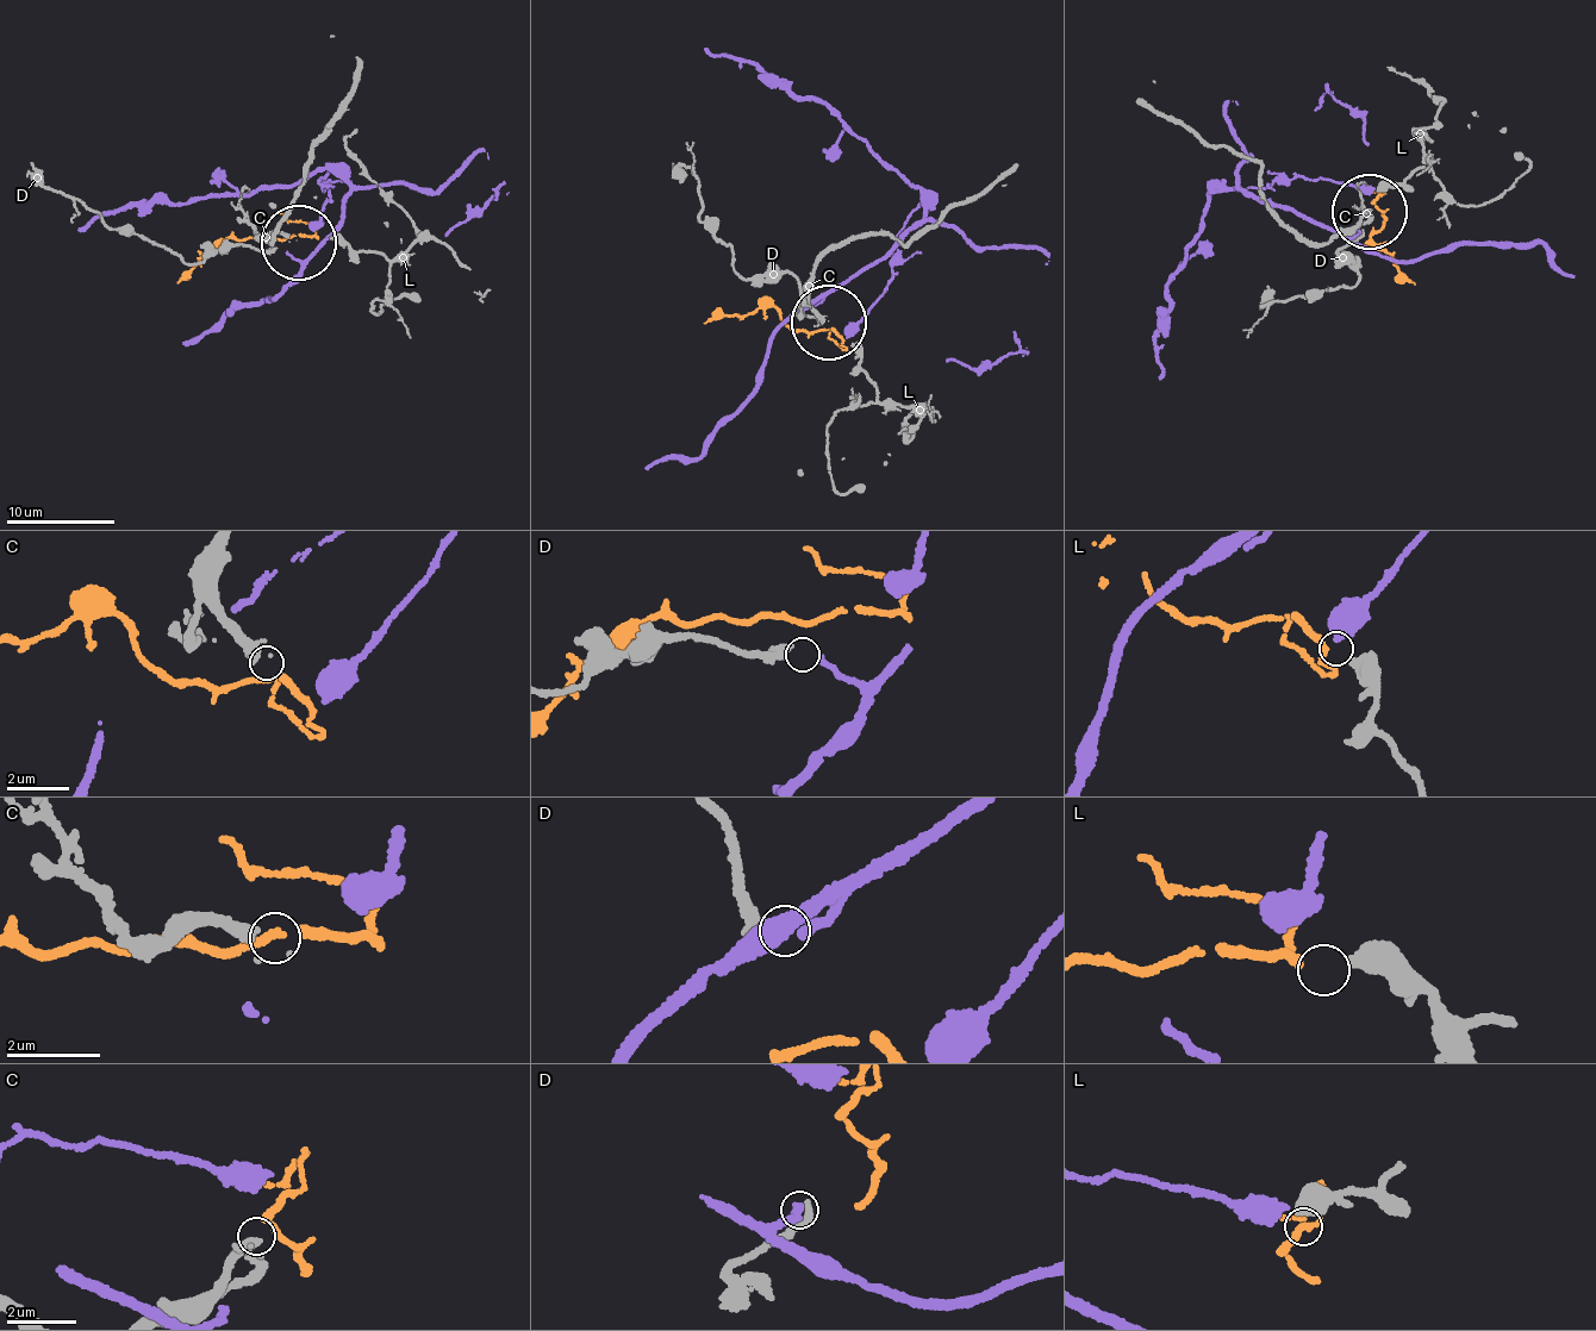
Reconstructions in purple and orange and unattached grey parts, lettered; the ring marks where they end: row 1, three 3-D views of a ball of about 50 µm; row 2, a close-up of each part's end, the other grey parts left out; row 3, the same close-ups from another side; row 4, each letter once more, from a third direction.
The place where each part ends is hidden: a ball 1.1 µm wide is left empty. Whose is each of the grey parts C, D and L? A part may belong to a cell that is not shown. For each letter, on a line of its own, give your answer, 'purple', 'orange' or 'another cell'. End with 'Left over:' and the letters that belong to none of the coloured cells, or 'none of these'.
C: another cell
D: purple
L: orange
Left over: C

